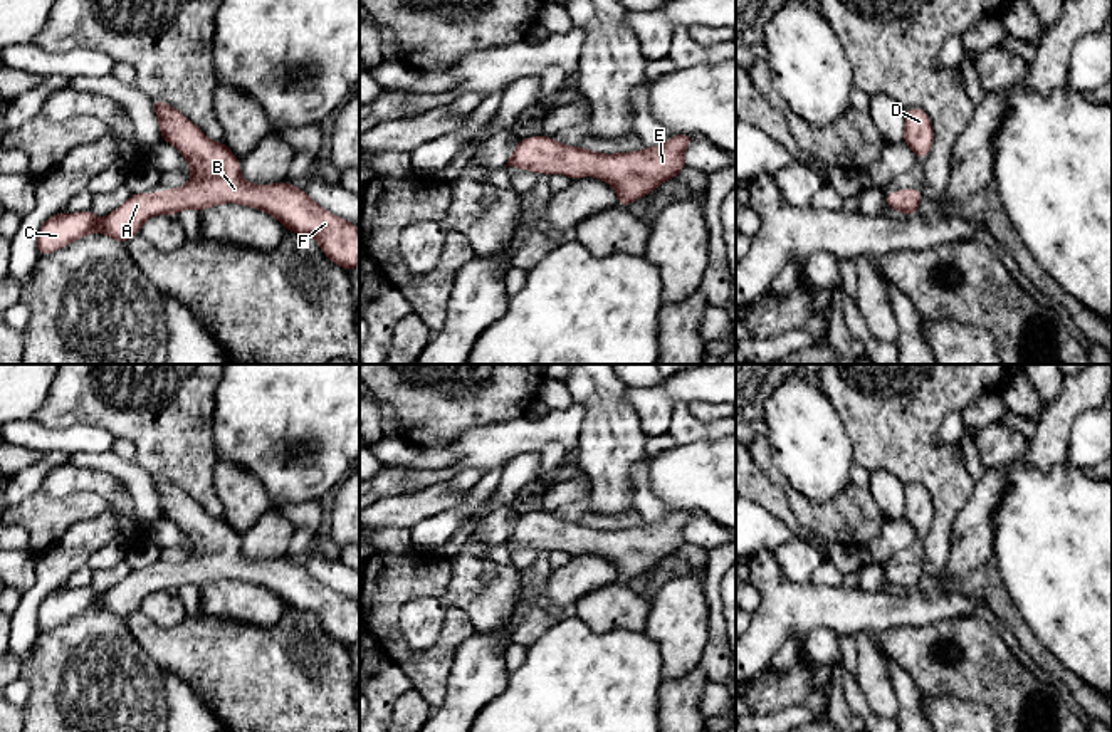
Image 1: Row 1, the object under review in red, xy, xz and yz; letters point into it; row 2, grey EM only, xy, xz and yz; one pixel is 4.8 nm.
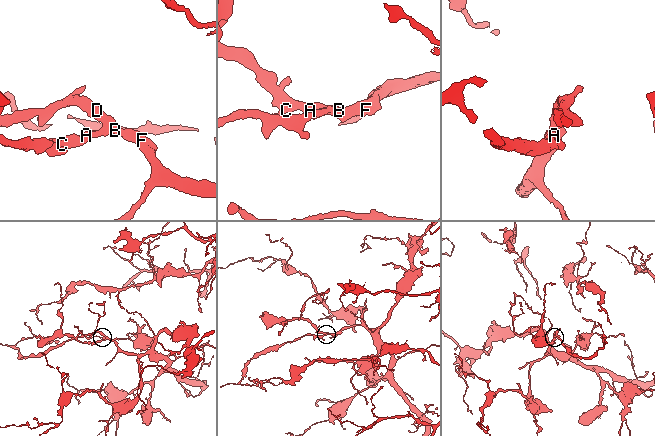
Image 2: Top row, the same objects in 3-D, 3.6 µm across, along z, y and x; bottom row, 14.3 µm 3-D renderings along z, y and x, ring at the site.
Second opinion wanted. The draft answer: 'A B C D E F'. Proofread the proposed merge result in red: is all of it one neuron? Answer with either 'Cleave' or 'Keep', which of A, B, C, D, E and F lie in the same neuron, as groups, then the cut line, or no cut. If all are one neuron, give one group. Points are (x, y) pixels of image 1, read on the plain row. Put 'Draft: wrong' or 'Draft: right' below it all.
Keep. Groups: A B C D E F. No split
Draft: right

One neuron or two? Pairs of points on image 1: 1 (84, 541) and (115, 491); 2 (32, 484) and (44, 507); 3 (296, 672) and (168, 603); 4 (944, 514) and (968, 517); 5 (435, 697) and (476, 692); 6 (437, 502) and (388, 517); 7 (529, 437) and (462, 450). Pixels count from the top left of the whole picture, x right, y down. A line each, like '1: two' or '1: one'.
1: two
2: two
3: two
4: two
5: two
6: one
7: one

